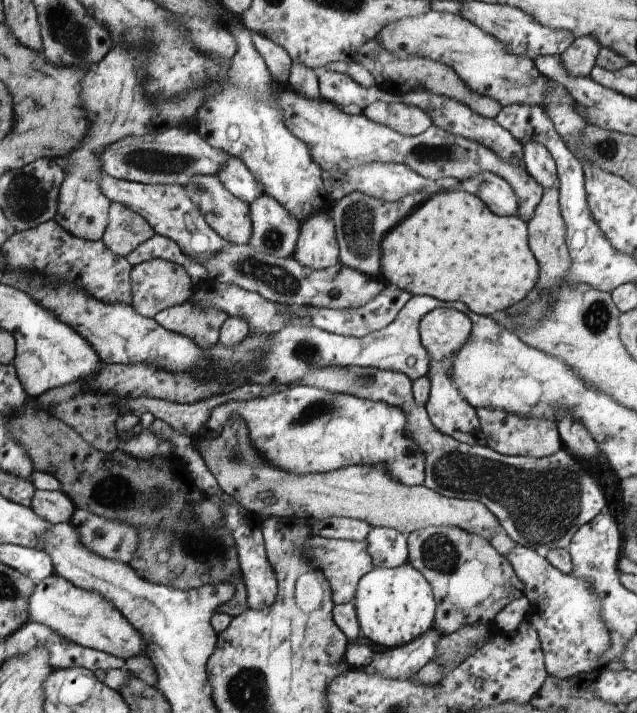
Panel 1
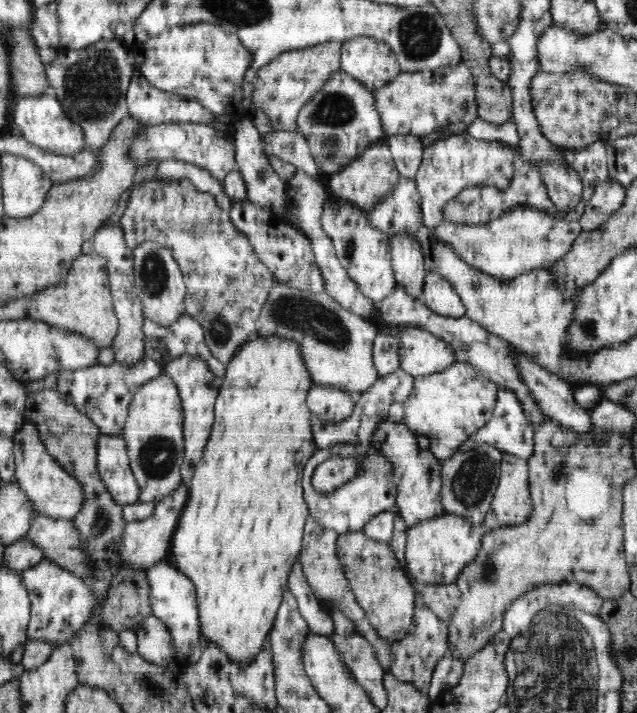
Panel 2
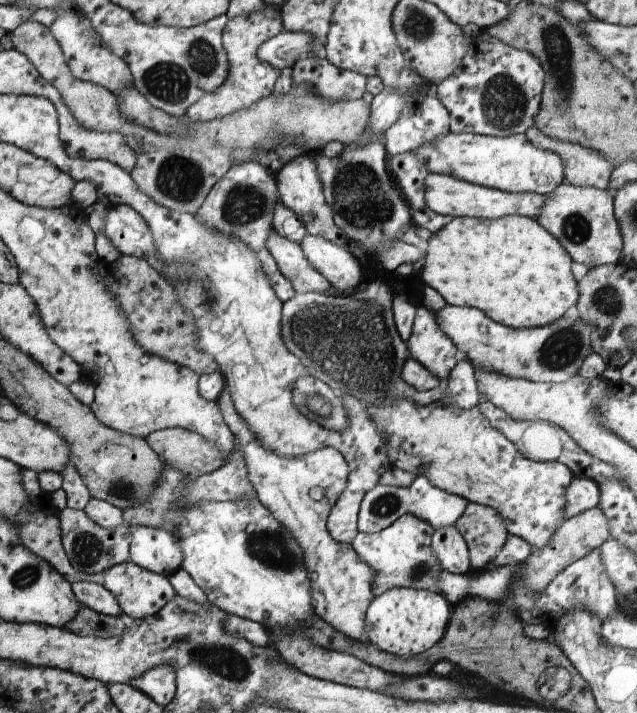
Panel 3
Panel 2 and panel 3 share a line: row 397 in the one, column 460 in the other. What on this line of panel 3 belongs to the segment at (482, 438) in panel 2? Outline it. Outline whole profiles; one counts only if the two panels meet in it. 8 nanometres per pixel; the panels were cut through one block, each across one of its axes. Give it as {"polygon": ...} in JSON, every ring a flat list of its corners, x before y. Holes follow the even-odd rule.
{"polygon":[[415,475,412,484,407,487,396,488,378,483,371,491,368,491,362,502,362,510,359,511,358,528,360,533,372,534,383,531,391,526,402,515,412,515,428,524,435,530,455,526,464,514,469,501,462,496,436,488,430,484,426,476]]}

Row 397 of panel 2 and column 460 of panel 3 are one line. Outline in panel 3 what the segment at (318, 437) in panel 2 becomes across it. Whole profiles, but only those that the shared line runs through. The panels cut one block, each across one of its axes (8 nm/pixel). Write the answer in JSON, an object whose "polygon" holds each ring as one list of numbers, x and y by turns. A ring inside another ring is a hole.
{"polygon":[[460,356,458,366,452,369,449,379,445,382,446,396,439,403,445,406,456,404,464,410,477,406,480,400,474,369,467,358]]}

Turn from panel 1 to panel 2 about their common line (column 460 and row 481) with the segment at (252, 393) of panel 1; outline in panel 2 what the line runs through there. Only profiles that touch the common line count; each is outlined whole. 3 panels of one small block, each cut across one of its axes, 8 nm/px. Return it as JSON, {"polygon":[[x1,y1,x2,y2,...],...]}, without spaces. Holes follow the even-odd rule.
{"polygon":[[482,444,464,452,456,452,442,461,440,492,441,505,445,512,462,515,474,526,484,525,499,482,502,457,503,453,496,447]]}

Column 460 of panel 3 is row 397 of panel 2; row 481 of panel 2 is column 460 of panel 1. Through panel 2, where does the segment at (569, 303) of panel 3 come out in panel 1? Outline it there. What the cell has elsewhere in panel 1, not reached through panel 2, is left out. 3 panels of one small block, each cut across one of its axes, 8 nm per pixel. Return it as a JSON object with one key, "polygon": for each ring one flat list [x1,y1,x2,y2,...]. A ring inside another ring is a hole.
{"polygon":[[464,190,436,192,384,236,381,278,412,295,428,295,445,303,463,301,472,312,487,317,520,303,539,282,540,265,531,250,528,235,527,221,518,215,493,213,472,193]]}

